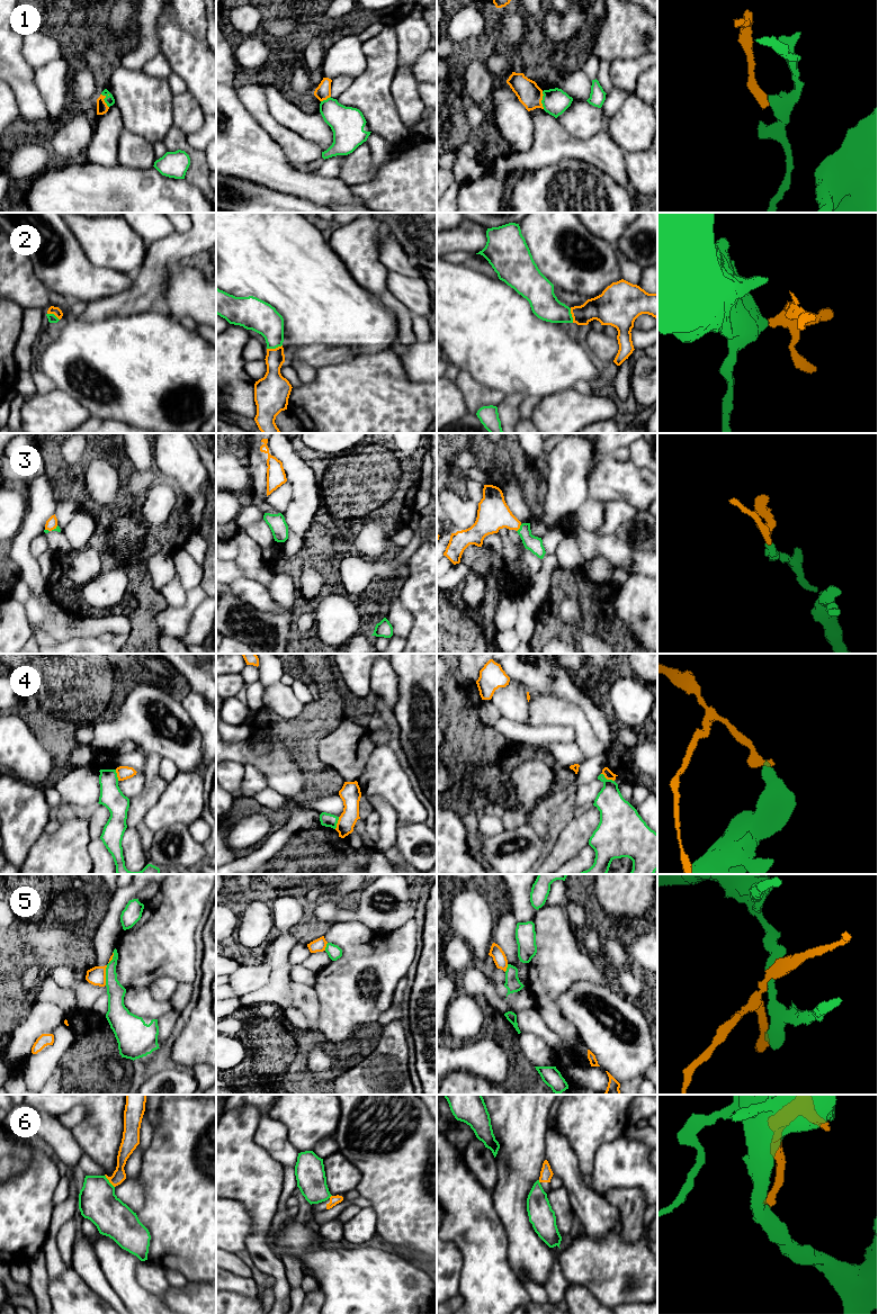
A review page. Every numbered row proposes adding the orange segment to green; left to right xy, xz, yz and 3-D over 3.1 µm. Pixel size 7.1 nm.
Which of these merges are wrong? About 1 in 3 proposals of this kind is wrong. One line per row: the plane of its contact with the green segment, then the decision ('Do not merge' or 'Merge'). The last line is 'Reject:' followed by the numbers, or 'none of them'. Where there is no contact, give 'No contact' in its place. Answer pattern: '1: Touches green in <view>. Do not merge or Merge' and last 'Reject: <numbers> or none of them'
1: Touches green in xy. Do not merge
2: Touches green in xz. Merge
3: Touches green in yz. Merge
4: Touches green in yz. Do not merge
5: Touches green in xy. Do not merge
6: Touches green in xy. Do not merge
Reject: 1, 4, 5, 6

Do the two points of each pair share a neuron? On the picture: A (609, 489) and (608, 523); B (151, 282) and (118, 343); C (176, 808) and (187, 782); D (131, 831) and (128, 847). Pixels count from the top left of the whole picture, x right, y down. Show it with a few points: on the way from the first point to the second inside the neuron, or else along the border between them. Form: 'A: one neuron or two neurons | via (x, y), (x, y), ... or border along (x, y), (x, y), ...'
A: two neurons | border along (606, 502), (626, 501), (635, 509)
B: two neurons | border along (153, 307), (140, 313), (116, 315), (108, 318)
C: one neuron | via (181, 801), (187, 789)
D: one neuron | via (131, 835), (131, 844)

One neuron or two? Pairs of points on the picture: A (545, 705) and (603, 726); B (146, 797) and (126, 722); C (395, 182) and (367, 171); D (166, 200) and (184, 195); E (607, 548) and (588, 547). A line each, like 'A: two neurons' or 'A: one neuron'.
A: two neurons
B: two neurons
C: two neurons
D: one neuron
E: one neuron

